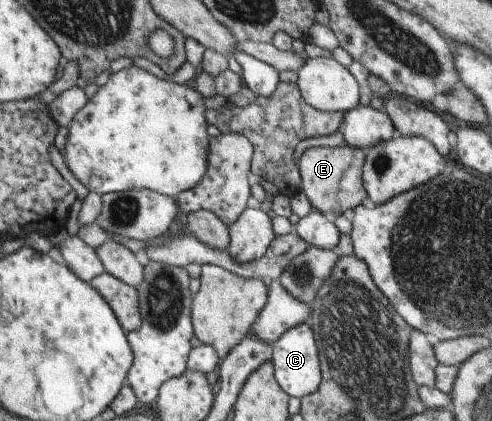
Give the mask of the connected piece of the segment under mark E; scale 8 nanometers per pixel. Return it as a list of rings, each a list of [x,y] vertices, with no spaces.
[[[348,144],[334,147],[308,147],[296,164],[300,174],[299,189],[303,191],[313,210],[331,218],[349,214],[353,207],[357,207],[367,197],[362,184],[363,164],[362,148],[349,147]]]

